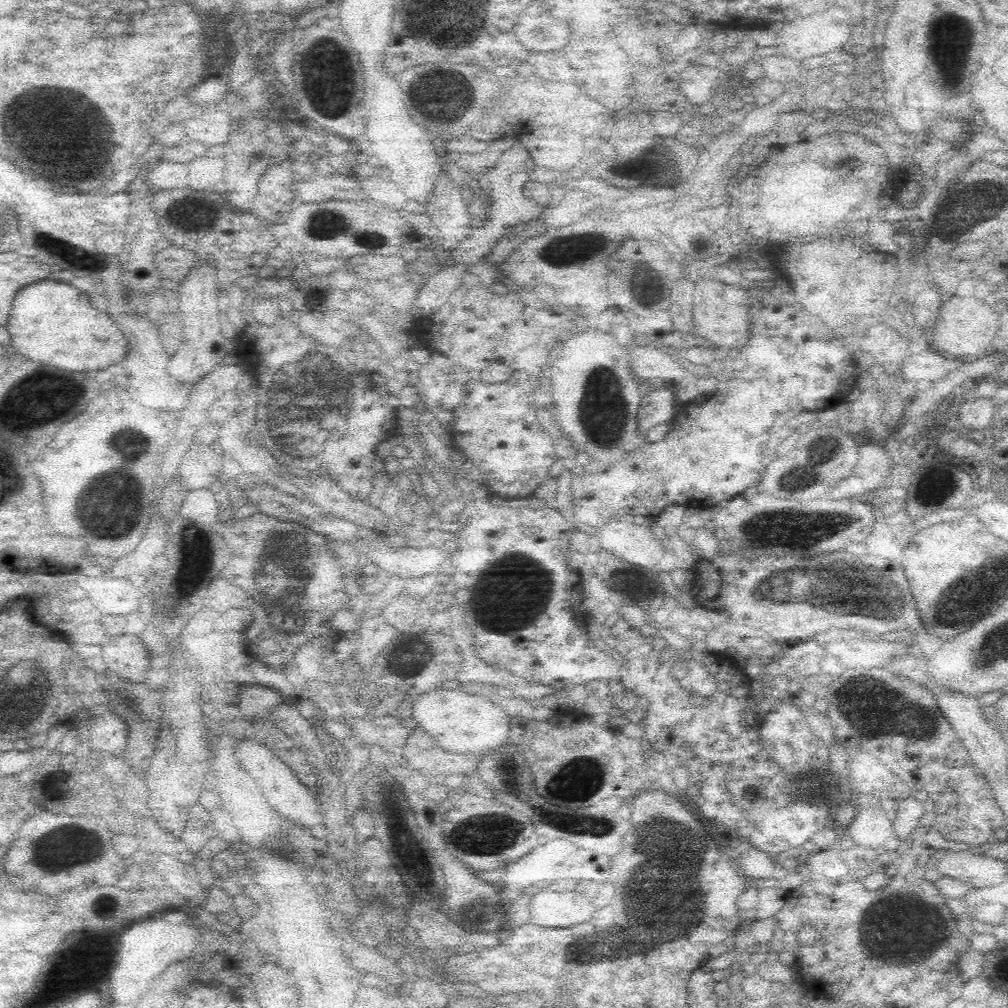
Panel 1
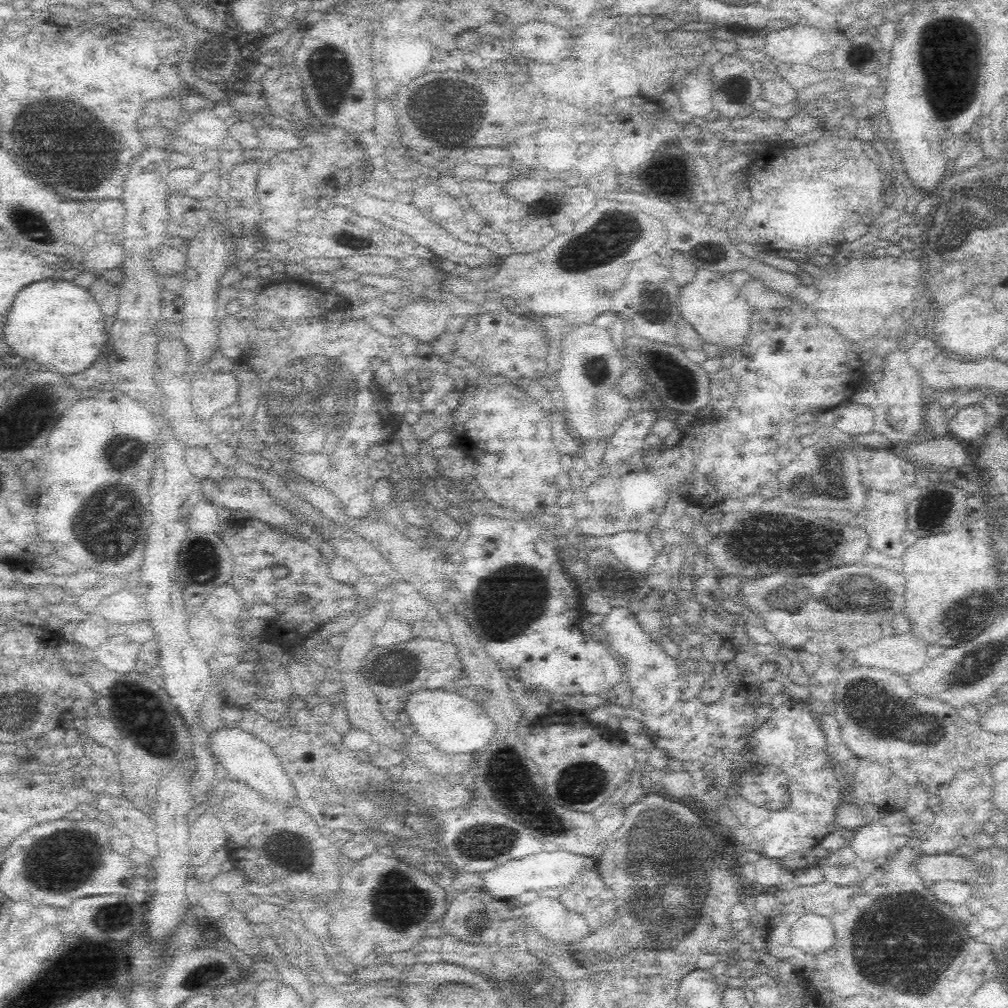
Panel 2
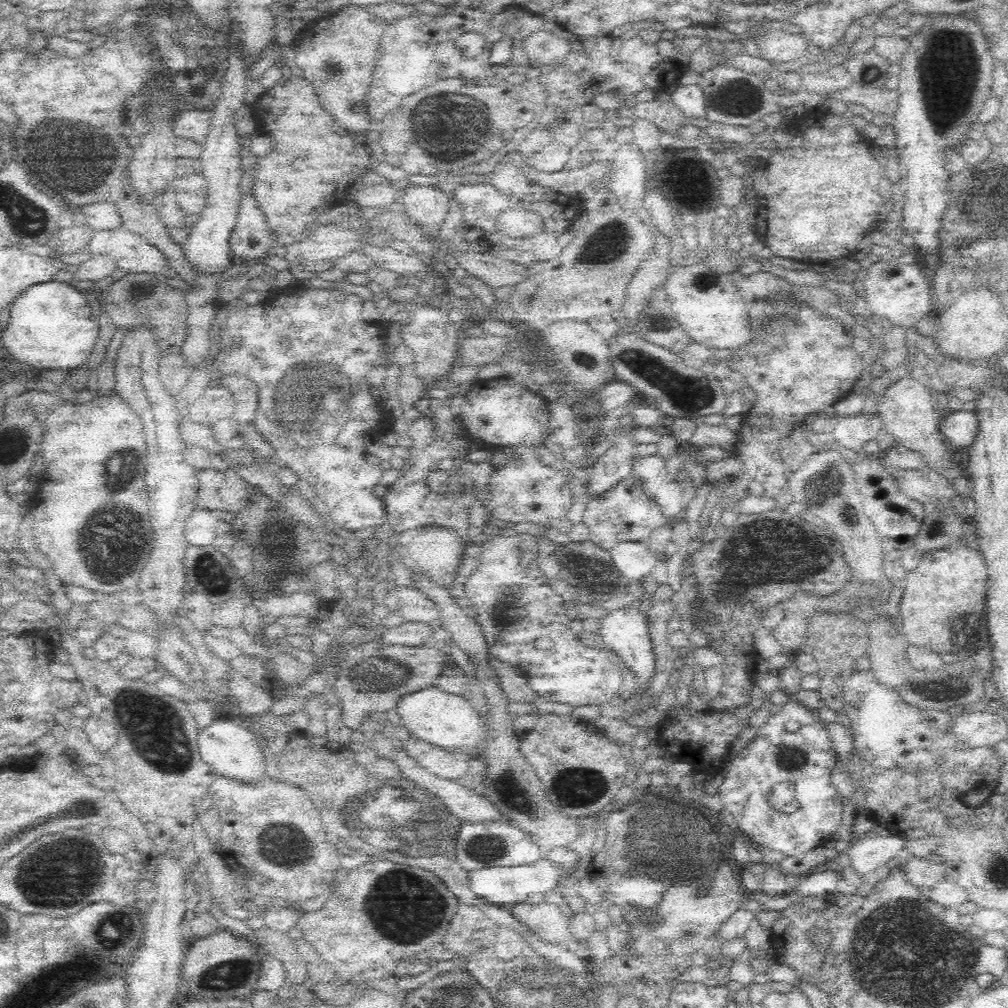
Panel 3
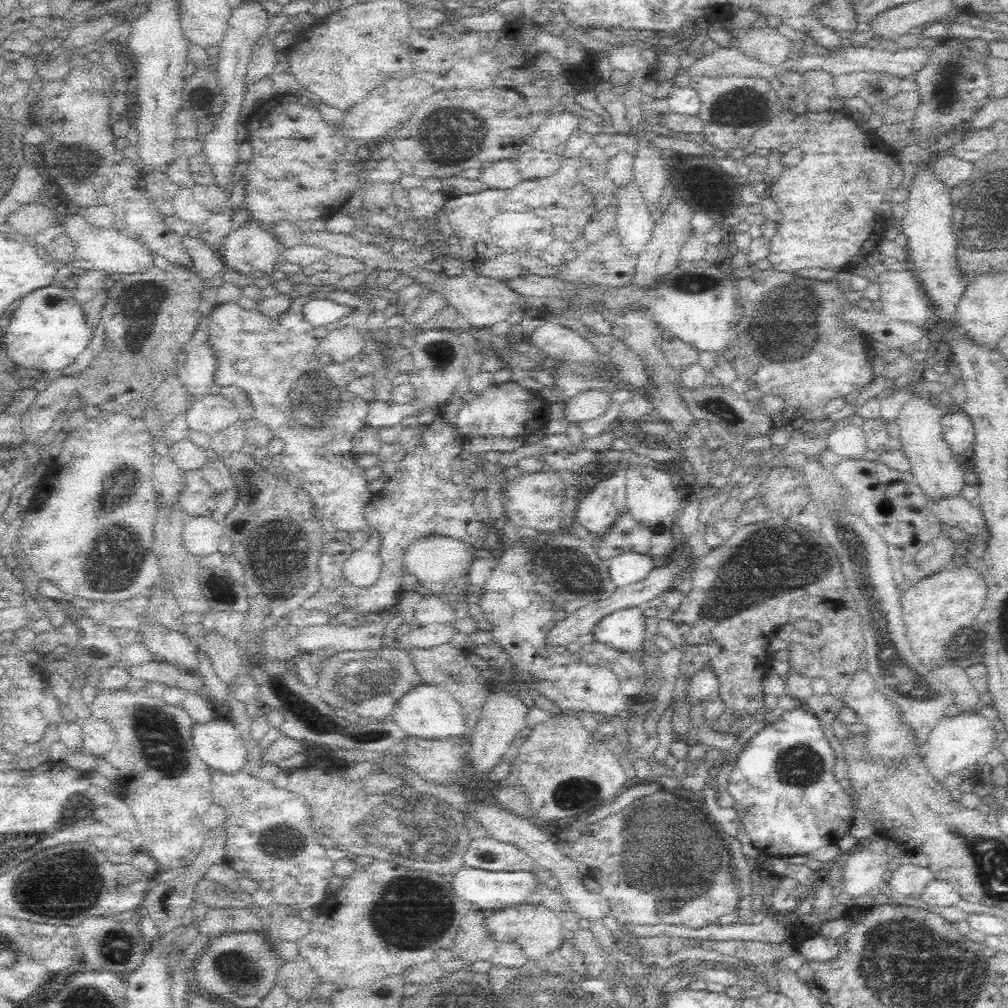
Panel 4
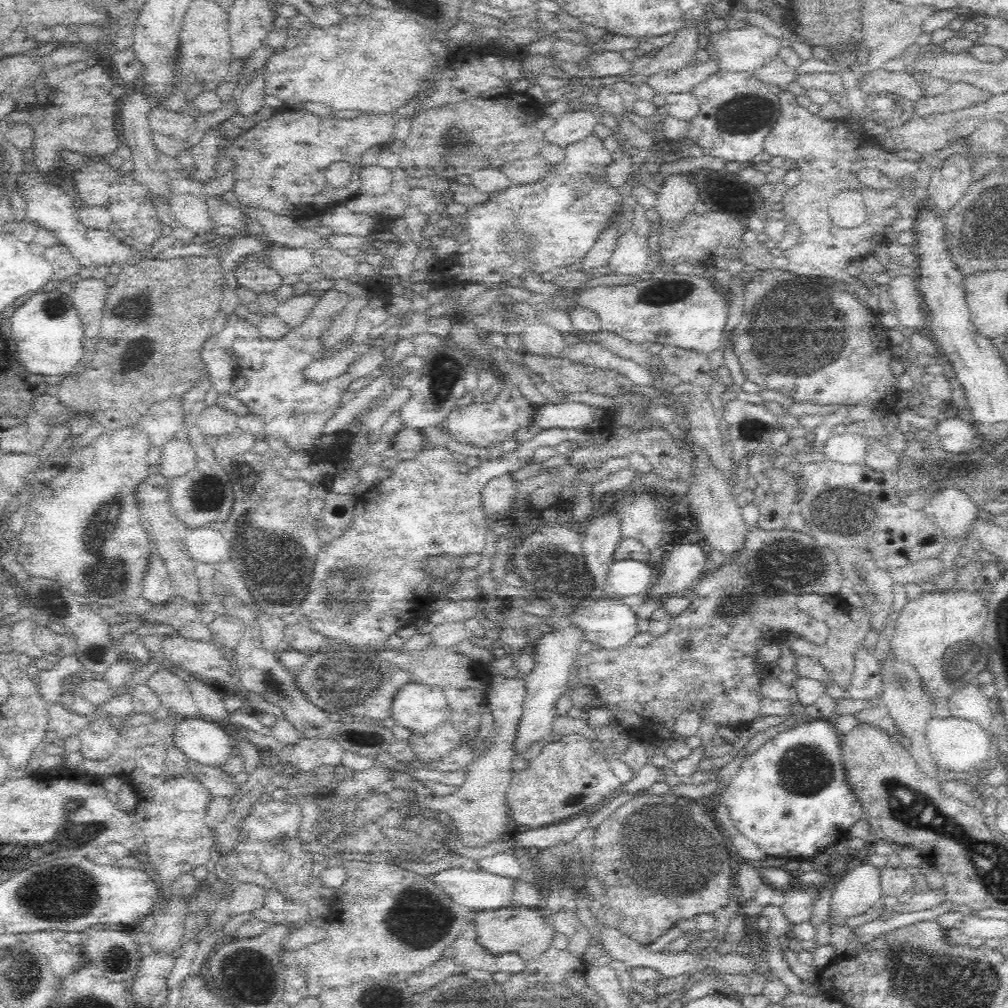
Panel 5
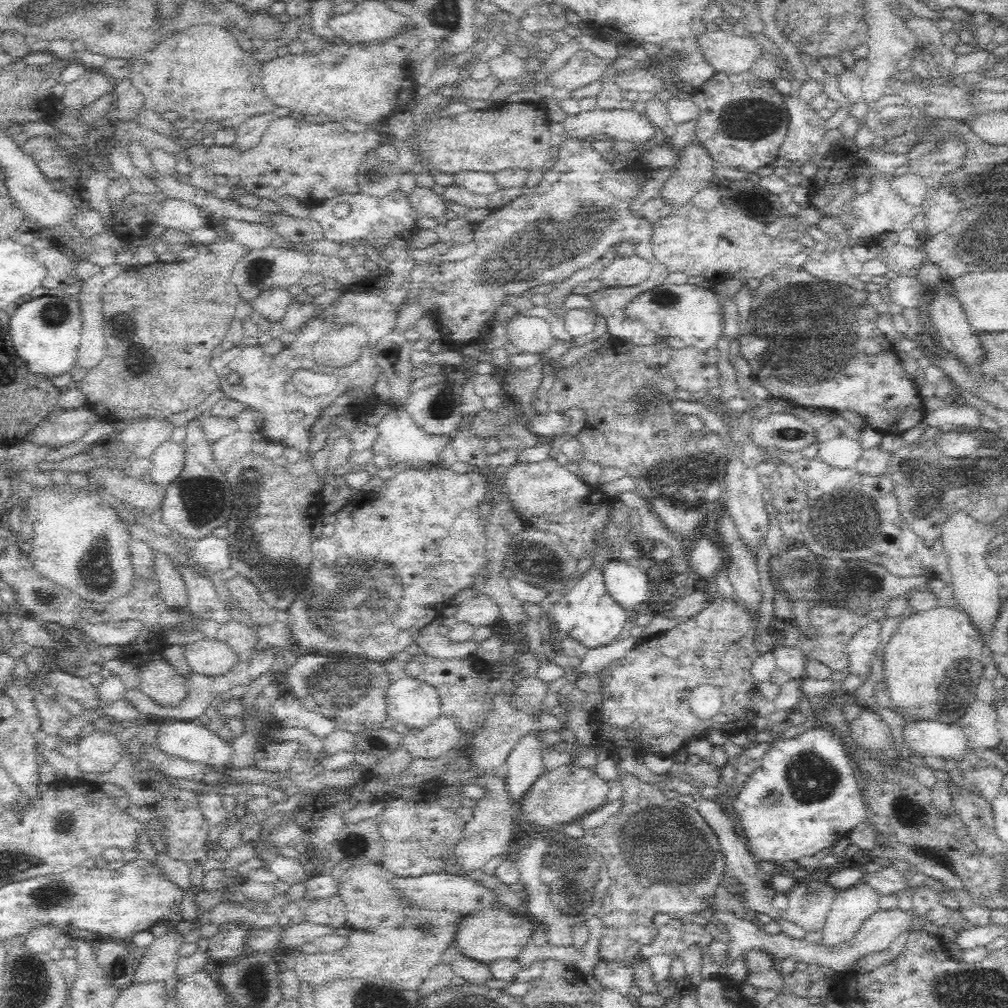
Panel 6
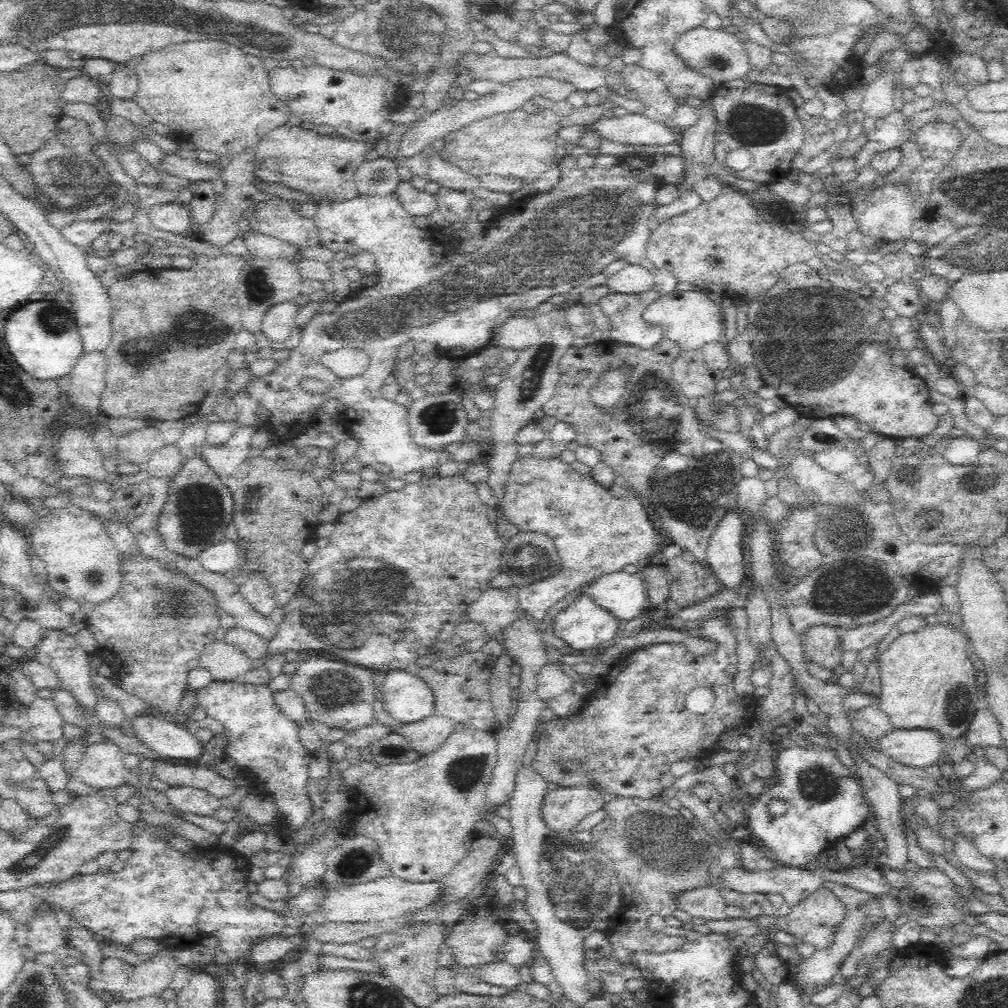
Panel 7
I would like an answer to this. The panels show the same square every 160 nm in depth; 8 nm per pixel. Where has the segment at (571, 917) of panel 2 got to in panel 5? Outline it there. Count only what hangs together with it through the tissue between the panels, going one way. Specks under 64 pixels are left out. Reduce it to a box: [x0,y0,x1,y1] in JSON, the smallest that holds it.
[473,907,556,963]

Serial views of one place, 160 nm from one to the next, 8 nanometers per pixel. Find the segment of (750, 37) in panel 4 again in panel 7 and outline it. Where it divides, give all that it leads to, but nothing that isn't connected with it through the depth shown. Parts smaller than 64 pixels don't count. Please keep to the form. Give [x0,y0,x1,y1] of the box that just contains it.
[676,26,751,85]

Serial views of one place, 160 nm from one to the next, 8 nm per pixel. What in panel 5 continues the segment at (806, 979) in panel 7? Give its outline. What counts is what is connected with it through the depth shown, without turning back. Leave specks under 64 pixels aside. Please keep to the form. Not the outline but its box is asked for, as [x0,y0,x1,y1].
[829,860,881,926]

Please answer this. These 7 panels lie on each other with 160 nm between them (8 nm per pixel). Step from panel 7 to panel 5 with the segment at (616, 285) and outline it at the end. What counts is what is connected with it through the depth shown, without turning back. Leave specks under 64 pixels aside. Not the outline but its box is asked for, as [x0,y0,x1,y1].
[608,226,650,277]

